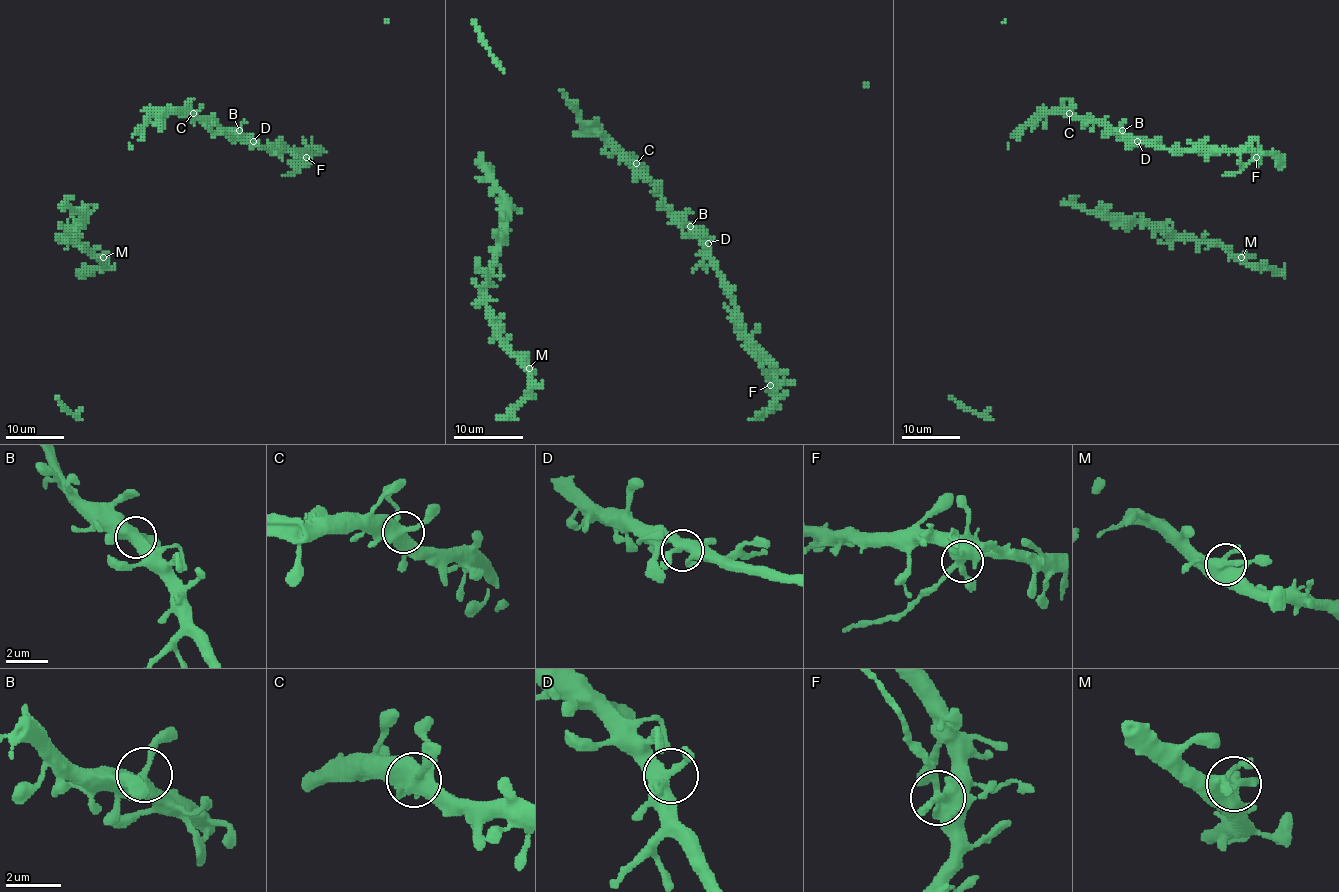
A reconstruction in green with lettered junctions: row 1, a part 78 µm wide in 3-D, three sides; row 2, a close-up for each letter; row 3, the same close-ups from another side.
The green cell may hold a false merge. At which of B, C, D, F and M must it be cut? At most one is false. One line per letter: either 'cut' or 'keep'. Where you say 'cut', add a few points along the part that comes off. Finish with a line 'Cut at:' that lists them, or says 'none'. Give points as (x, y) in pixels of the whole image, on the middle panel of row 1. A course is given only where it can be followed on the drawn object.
B: keep
C: keep
D: keep
F: cut | (771, 385), (760, 362), (741, 345)
M: keep
Cut at: F

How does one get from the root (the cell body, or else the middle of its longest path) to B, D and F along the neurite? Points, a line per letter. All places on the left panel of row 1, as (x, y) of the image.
B: (133, 136), (152, 116), (177, 111), (190, 111), (196, 117), (215, 120), (224, 129), (239, 130)
D: (133, 136), (152, 116), (190, 111), (196, 117), (215, 120), (224, 129), (239, 130), (253, 141)
F: (133, 136), (152, 116), (190, 111), (262, 148), (308, 150), (306, 157)

